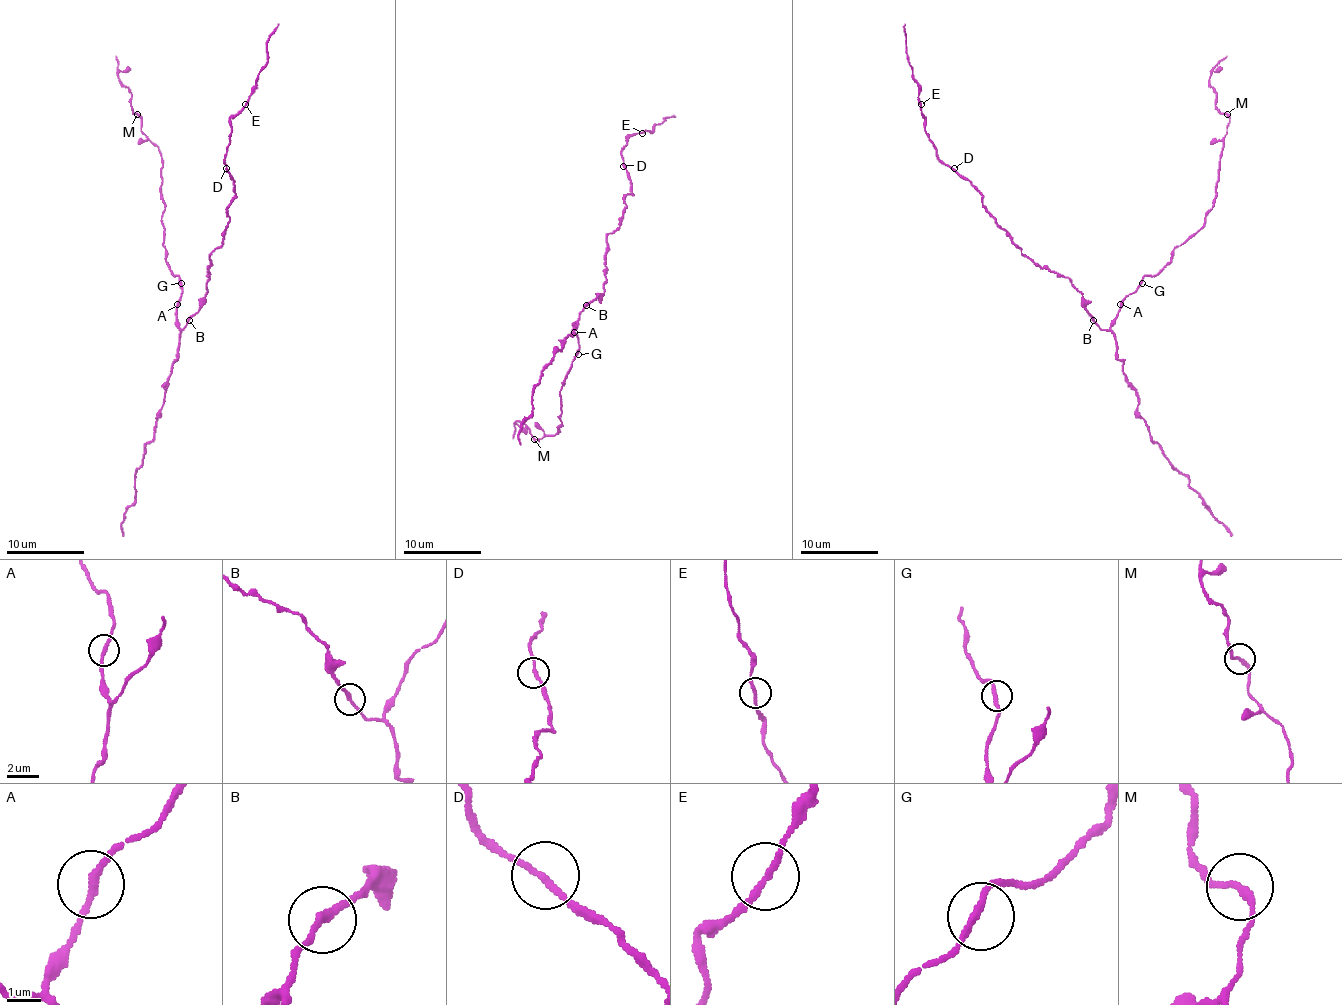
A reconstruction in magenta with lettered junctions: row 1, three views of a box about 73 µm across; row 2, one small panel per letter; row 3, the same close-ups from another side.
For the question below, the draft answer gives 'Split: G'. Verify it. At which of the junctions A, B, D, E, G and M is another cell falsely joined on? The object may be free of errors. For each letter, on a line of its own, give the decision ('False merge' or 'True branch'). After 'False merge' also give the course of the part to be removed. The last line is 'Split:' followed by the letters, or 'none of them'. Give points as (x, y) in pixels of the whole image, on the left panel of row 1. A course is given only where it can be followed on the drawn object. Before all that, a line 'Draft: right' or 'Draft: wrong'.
Draft: wrong
A: True branch
B: True branch
D: True branch
E: True branch
G: True branch
M: True branch
Split: none of them

